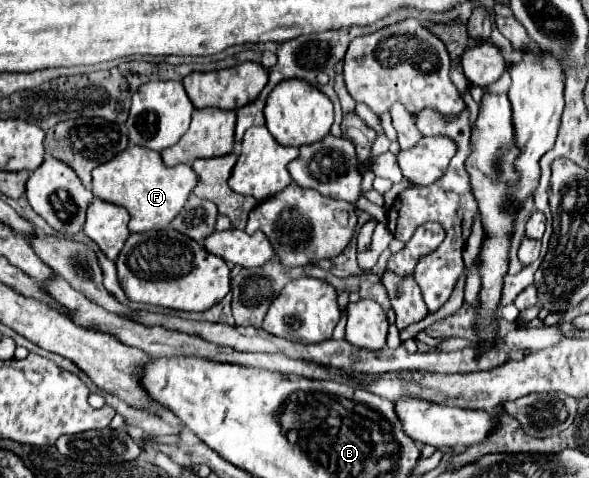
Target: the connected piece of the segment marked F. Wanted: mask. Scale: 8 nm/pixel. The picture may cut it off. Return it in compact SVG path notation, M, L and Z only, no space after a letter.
M128 147L108 163L92 171L92 193L98 199L120 205L130 213L130 231L160 231L182 211L192 187L196 185L196 173L190 165L166 167L160 153L146 147Z

